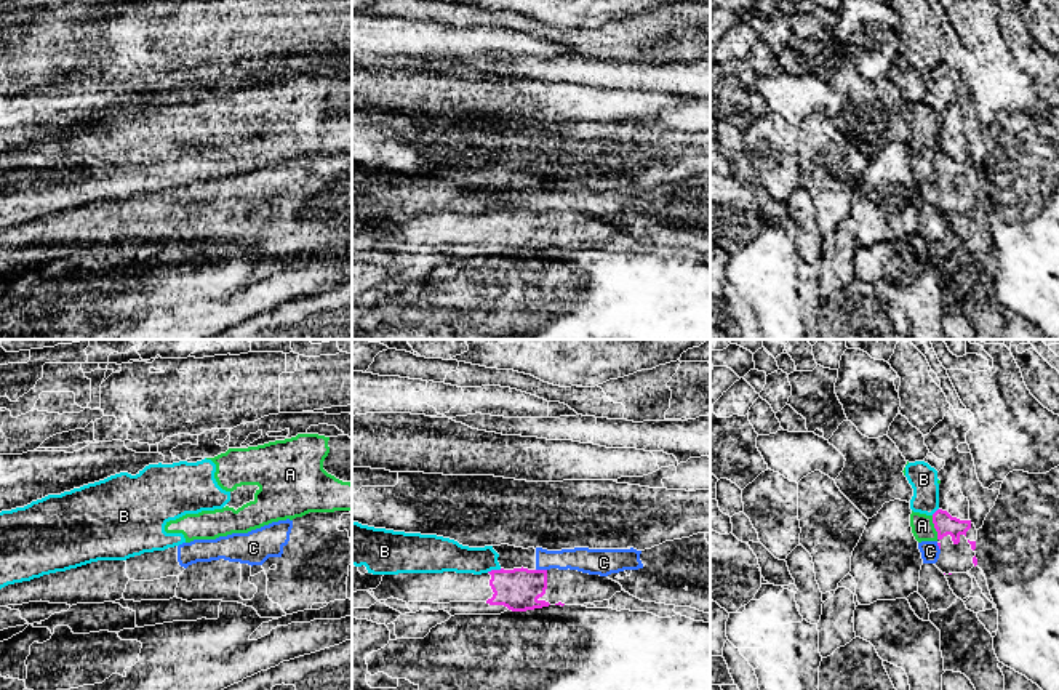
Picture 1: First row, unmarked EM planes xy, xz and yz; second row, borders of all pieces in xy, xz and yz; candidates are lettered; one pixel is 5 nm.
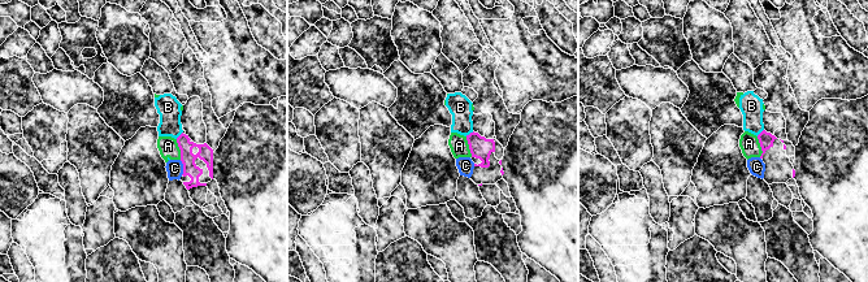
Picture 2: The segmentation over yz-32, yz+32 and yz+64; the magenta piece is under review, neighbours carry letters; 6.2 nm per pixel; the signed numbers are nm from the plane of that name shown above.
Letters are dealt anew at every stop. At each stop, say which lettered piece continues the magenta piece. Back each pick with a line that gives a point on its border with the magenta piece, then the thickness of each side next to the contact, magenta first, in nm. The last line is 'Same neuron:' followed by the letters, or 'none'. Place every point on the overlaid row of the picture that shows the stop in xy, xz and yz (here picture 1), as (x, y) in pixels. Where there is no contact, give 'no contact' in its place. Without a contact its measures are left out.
Same neuron: none

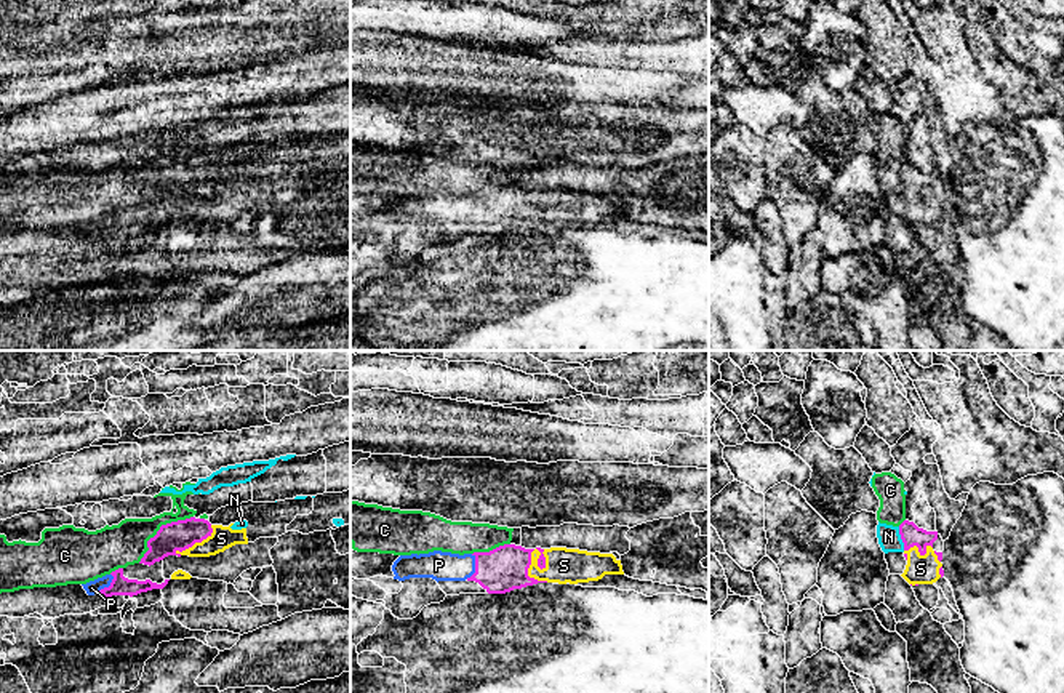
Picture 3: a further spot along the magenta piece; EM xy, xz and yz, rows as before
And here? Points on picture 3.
P: contact xz (476, 567); calibres 220 and 150 nm
S: contact xz (527, 572); calibres 220 and 180 nm
Same neuron: P, S

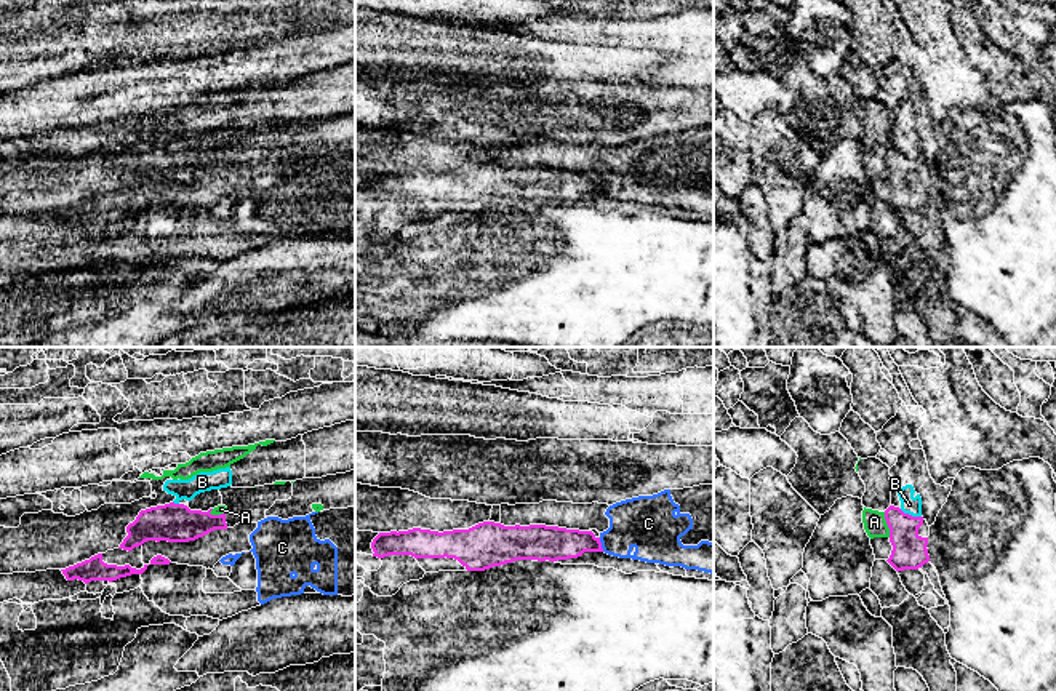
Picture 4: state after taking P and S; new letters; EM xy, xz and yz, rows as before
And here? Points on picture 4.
Same neuron: none

